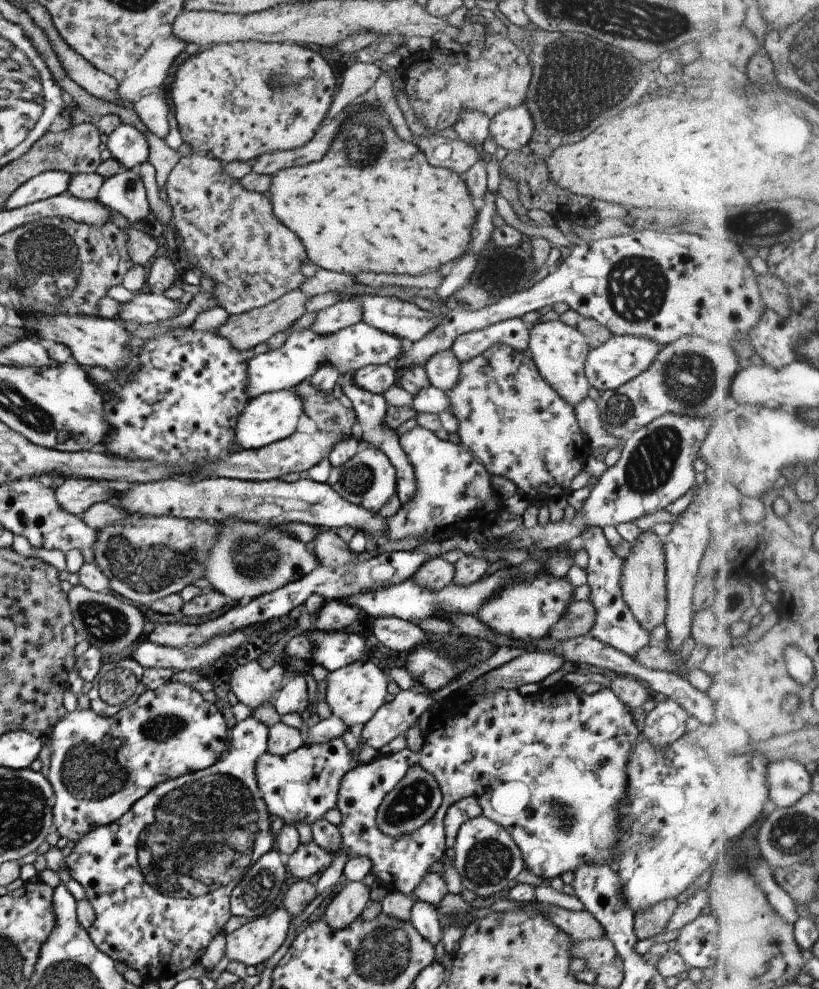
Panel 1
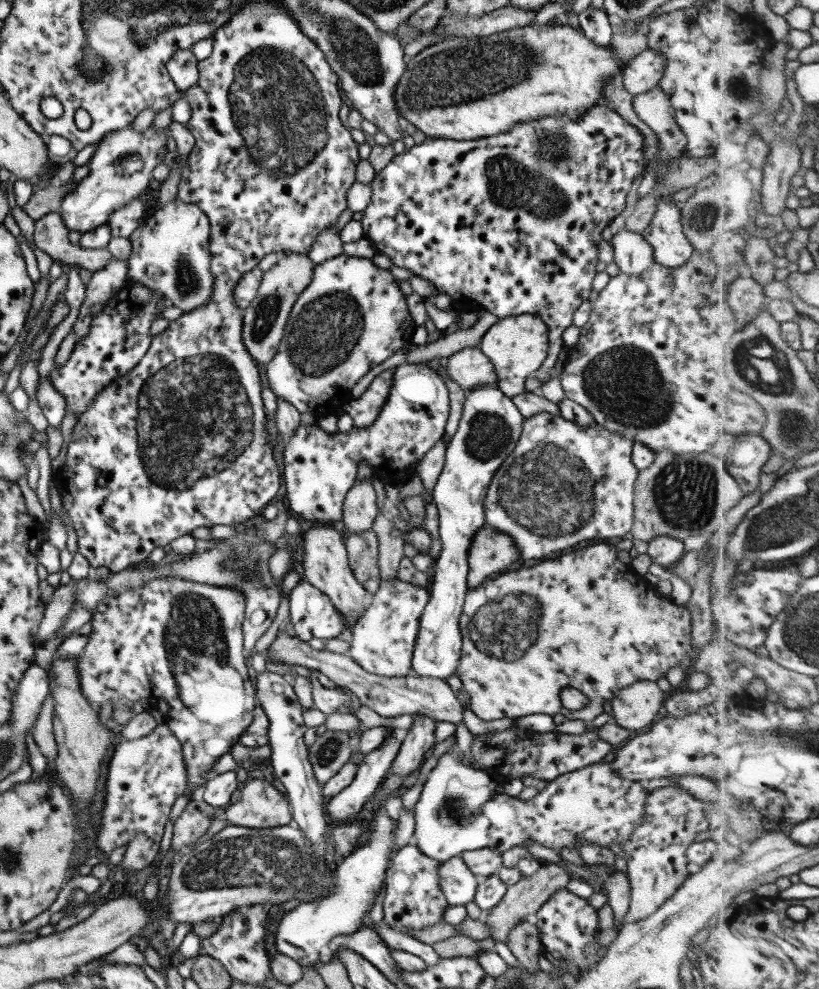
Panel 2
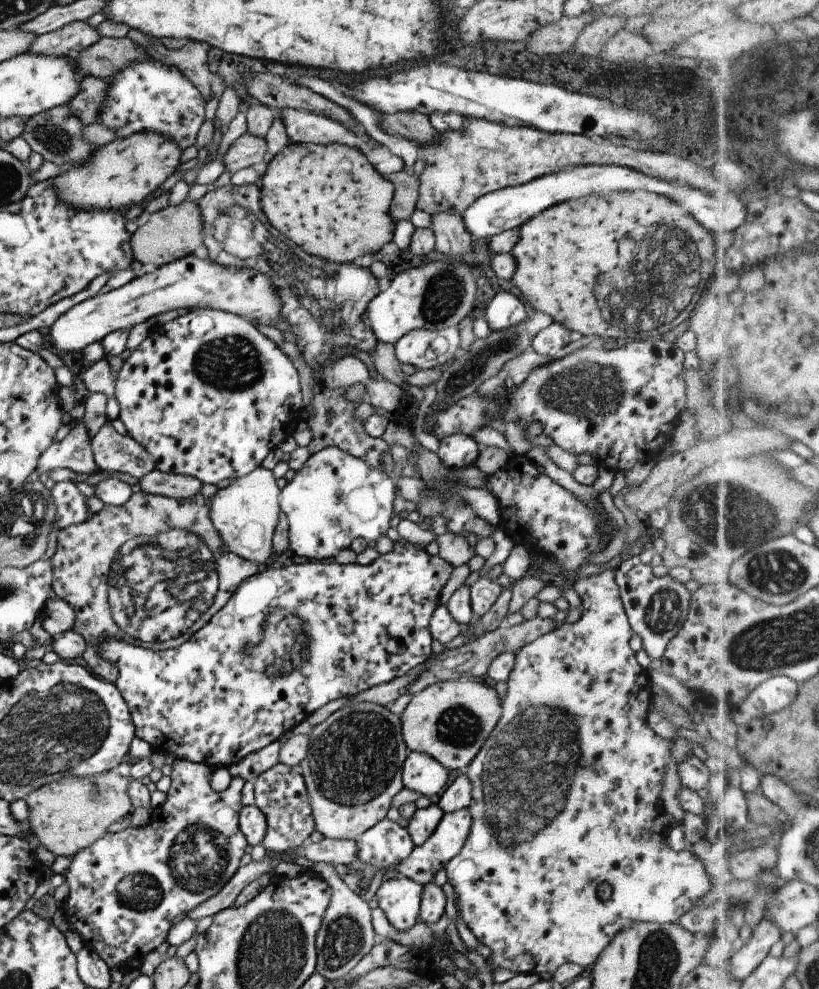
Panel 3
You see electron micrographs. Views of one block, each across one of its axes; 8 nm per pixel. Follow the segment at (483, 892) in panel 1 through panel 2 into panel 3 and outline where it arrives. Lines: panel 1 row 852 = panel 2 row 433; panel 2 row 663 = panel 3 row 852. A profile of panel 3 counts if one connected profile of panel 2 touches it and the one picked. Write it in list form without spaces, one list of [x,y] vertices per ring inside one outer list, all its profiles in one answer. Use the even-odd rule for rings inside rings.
[[[466,808],[453,813],[445,813],[443,818],[441,818],[440,824],[435,828],[435,831],[429,838],[423,844],[414,846],[409,856],[394,870],[399,876],[413,880],[421,886],[431,882],[437,872],[443,869],[445,864],[453,856],[456,856],[457,852],[463,847],[470,827],[471,818]]]

